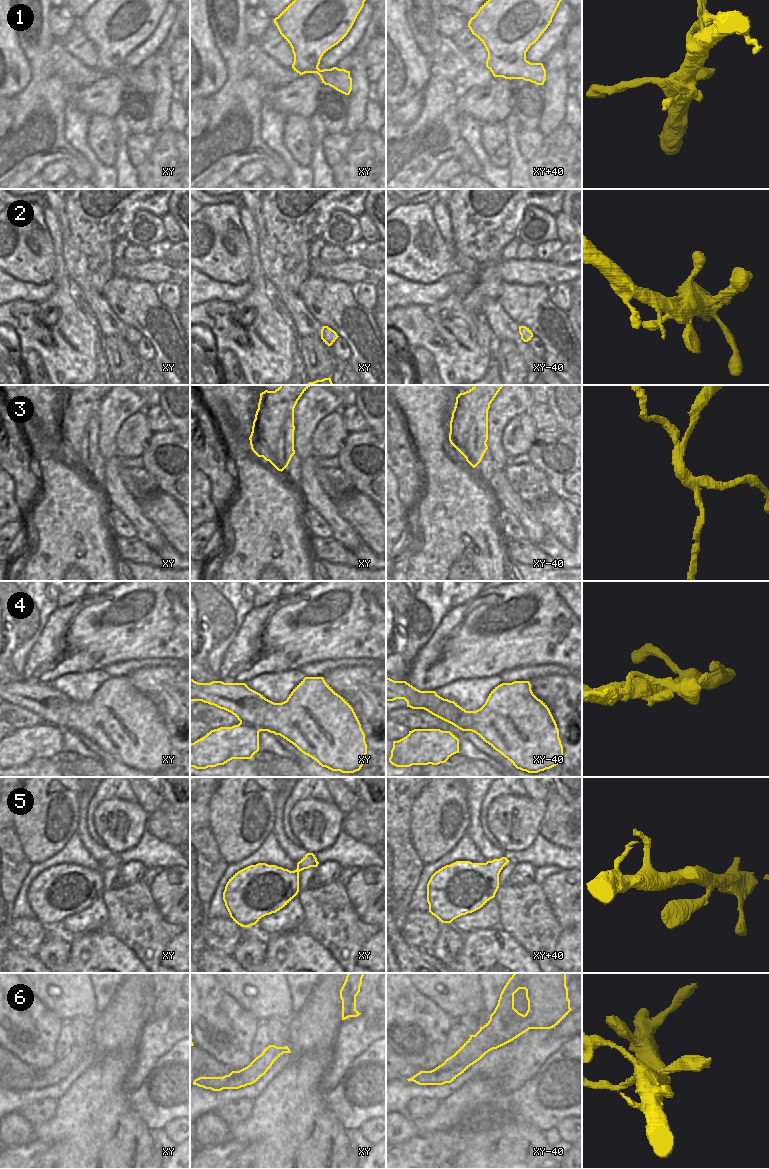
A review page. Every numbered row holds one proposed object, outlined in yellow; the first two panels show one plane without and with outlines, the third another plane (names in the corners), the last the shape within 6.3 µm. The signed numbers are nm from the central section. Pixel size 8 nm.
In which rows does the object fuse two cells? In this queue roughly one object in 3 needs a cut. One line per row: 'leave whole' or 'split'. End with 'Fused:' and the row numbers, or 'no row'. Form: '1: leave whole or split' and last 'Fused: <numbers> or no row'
1: split
2: leave whole
3: split
4: leave whole
5: leave whole
6: leave whole
Fused: 1, 3

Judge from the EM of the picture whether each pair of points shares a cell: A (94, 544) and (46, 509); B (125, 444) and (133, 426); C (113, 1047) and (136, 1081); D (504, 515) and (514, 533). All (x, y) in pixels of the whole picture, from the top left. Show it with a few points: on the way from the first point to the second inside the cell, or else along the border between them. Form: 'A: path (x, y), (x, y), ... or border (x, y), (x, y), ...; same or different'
A: path (82, 539), (58, 516); same
B: path (129, 440), (133, 436), (133, 430); same
C: border (138, 1050), (136, 1061), (124, 1082), (127, 1092); different
D: path (505, 519), (511, 529); same

